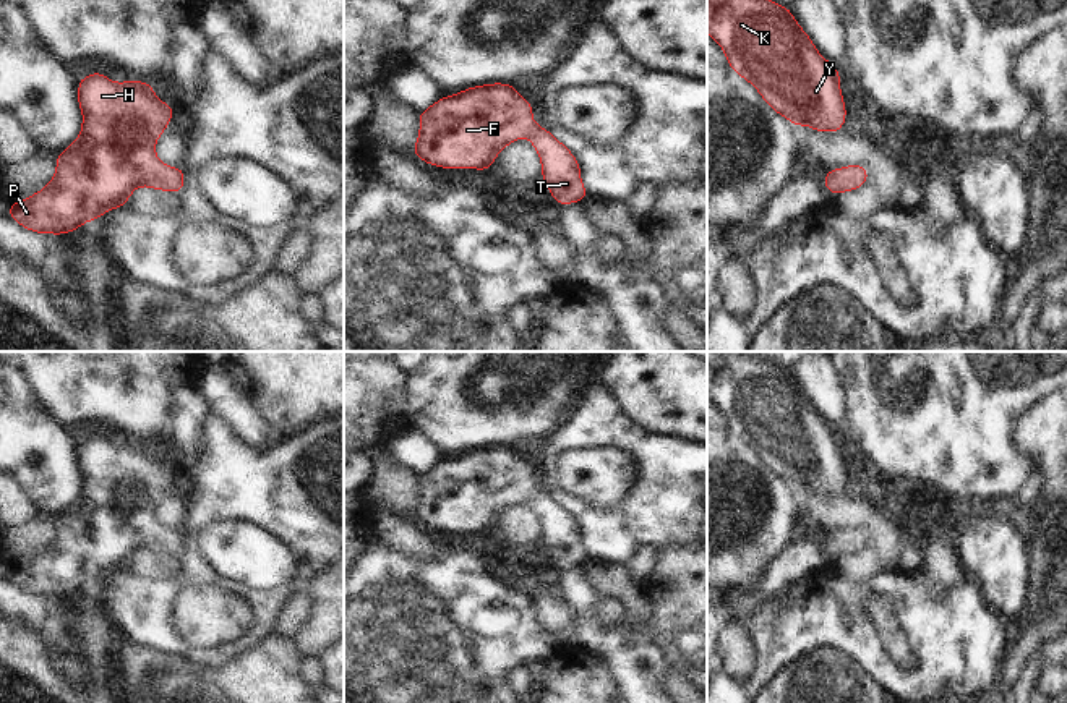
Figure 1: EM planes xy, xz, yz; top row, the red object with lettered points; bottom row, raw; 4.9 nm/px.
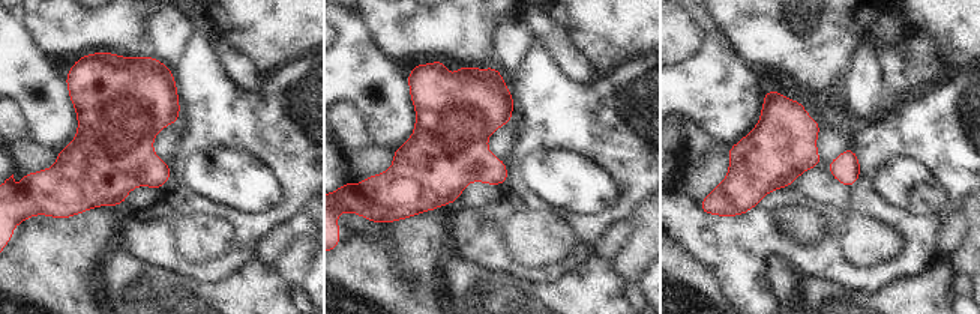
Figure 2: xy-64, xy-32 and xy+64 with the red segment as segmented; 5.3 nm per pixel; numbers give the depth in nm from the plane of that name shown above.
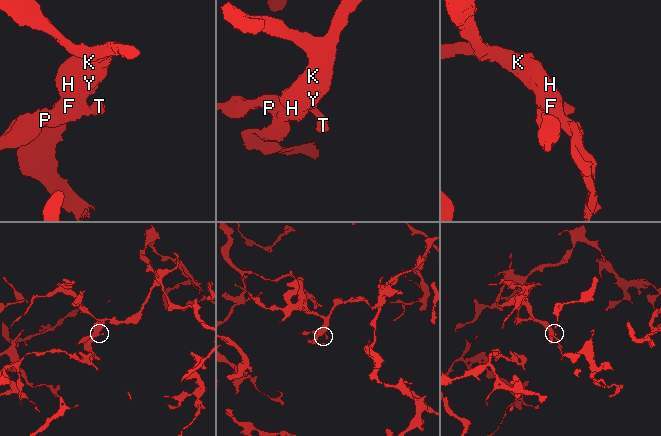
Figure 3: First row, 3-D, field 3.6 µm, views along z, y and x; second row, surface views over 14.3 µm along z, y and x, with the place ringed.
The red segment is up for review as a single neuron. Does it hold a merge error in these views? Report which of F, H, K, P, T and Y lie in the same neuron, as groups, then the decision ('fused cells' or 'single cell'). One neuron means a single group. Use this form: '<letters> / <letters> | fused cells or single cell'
F H K P T Y | single cell

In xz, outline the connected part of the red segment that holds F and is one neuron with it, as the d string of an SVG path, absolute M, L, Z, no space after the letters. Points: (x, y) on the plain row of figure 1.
M493 445L467 450L454 458L441 458L418 476L418 504L412 512L426 528L439 531L491 533L496 518L511 505L527 499L542 523L542 543L559 569L582 565L587 552L581 543L581 526L545 489L532 481L534 468L512 447Z

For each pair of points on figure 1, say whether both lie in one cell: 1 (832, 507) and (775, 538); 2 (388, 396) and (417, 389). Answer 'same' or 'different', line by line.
1: different
2: different

